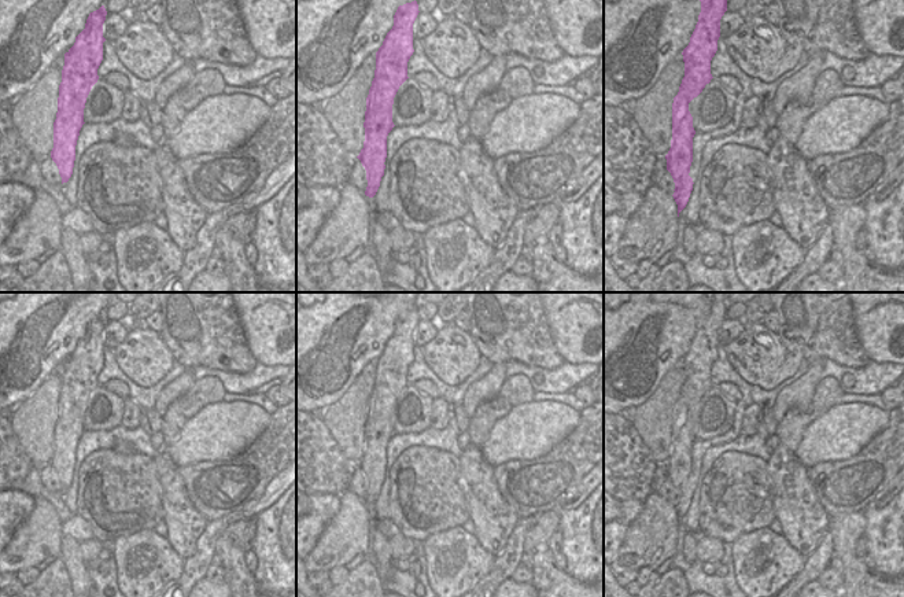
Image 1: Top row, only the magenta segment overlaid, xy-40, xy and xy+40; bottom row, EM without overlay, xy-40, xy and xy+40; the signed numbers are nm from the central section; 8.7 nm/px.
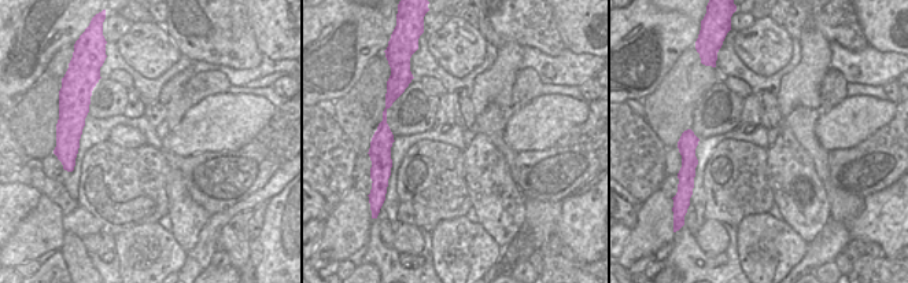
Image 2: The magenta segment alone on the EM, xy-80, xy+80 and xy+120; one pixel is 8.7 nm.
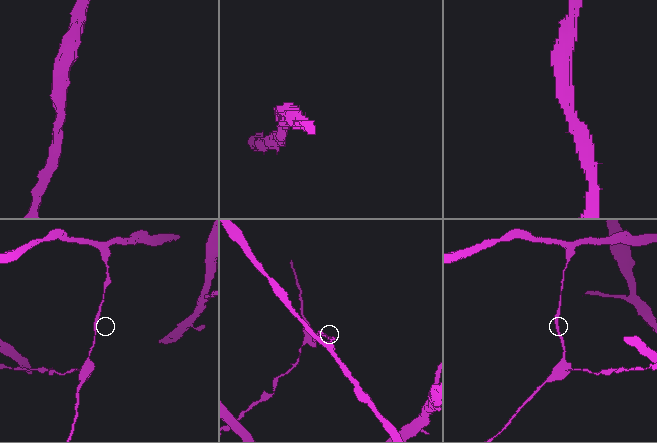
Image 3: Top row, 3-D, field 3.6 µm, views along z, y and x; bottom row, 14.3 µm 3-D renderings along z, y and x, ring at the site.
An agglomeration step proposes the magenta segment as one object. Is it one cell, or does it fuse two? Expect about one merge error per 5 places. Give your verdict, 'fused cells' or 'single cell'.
single cell

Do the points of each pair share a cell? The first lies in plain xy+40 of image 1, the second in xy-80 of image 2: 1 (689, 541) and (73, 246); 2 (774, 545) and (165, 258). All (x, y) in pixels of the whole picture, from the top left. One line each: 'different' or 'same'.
1: same
2: same

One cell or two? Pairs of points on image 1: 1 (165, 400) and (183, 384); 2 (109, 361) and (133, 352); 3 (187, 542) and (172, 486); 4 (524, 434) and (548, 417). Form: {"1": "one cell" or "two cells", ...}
{"1": "one cell", "2": "two cells", "3": "one cell", "4": "one cell"}

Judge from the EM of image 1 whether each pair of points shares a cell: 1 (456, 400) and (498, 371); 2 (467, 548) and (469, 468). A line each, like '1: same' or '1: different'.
1: different
2: different

